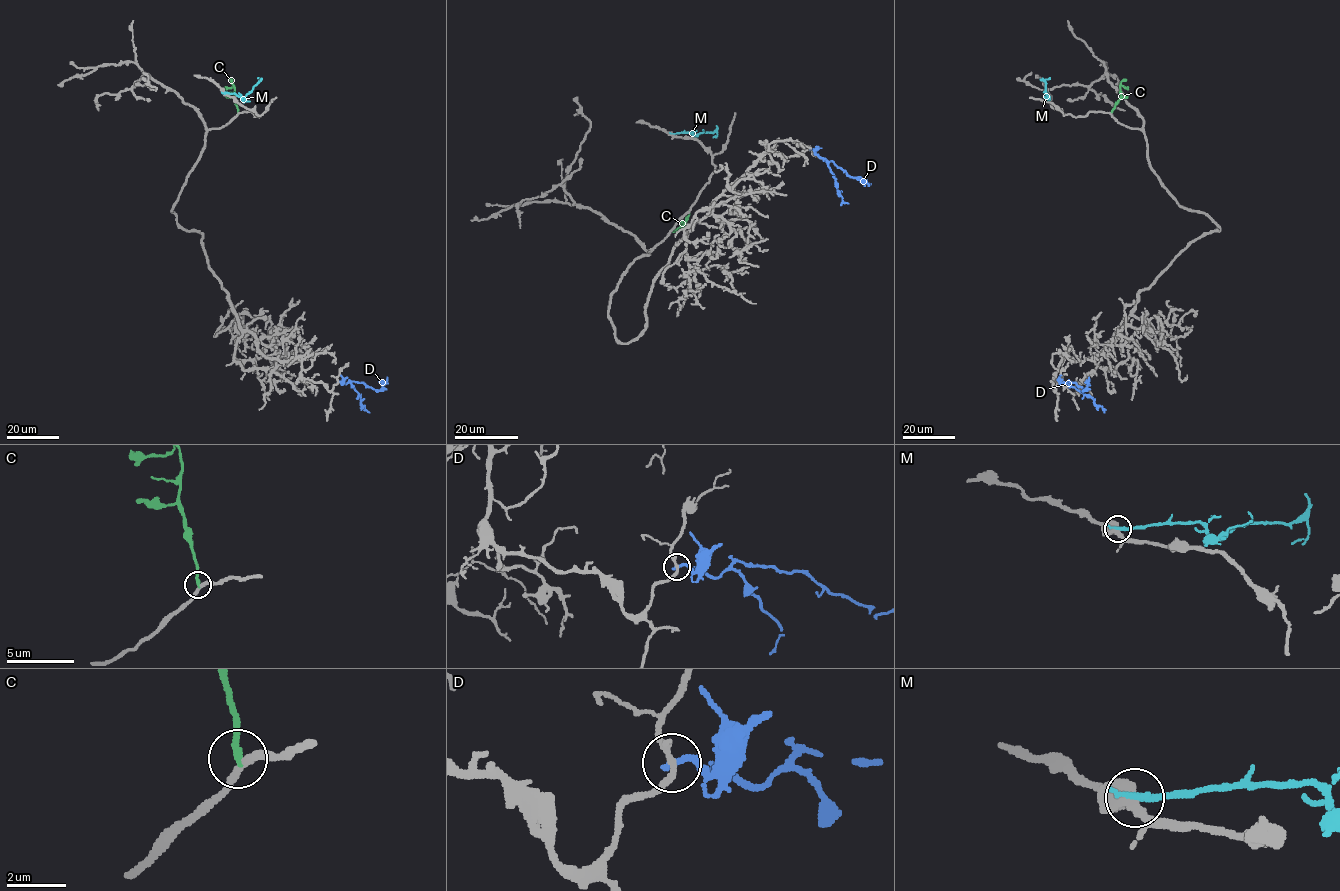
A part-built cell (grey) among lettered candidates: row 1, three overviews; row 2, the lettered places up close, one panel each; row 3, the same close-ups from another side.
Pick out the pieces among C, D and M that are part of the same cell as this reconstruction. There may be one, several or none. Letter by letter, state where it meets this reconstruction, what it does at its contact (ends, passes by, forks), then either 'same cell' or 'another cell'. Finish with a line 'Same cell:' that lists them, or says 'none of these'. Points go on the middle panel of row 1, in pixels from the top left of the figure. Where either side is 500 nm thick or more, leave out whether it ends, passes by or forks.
C: meets grey at (689, 211); it ends there; another cell
D: meets grey at (810, 148); it ends there; another cell
M: meets grey at (672, 134); it ends there; another cell
Same cell: none of these

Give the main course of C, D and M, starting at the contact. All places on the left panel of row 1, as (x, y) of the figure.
C: (238, 113), (234, 86), (224, 87)
D: (338, 381), (349, 382), (364, 409), (369, 412)
M: (223, 92), (244, 97), (261, 79), (258, 77)

